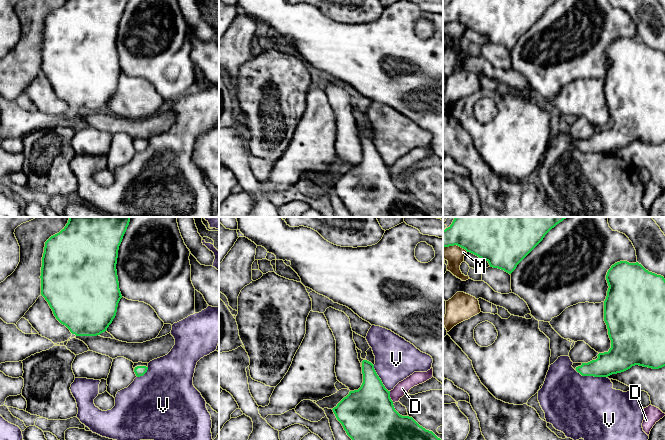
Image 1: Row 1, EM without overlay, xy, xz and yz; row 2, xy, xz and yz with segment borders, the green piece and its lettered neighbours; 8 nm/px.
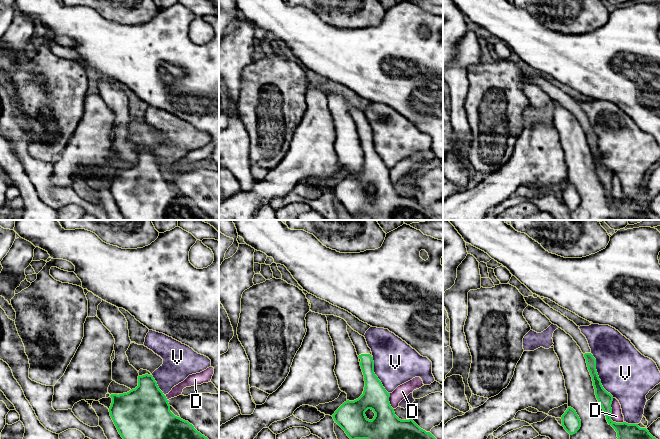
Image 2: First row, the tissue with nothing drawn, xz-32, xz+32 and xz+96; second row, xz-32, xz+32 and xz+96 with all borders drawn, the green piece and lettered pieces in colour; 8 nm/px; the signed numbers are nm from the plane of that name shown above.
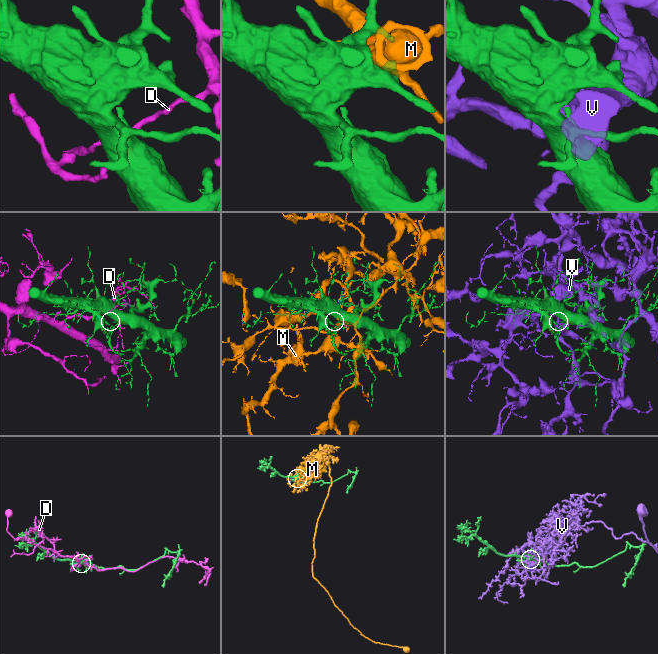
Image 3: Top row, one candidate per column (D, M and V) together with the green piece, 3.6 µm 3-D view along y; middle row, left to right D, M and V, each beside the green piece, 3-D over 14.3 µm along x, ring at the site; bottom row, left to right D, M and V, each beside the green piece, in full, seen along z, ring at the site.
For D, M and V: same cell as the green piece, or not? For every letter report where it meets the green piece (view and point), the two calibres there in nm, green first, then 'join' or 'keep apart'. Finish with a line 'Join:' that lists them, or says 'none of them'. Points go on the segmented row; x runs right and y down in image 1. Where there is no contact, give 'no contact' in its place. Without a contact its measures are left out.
D: meets green in xz at (389, 397); 420 nm thick on the green side, 110 nm on the other; keep apart
M: meets green in yz at (455, 244); 440 nm thick on the green side, 150 nm on the other; keep apart
V: meets green in yz at (591, 375); 200 nm thick on the green side, 480 nm on the other; keep apart
Join: none of them

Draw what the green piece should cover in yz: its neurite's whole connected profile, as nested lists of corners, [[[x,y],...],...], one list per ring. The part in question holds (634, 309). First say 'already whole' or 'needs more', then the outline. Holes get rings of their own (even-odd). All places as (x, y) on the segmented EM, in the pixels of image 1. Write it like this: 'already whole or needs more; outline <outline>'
needs more; outline [[[620,261],[606,275],[607,296],[604,301],[604,321],[611,348],[599,353],[588,363],[573,363],[582,376],[608,377],[639,365],[652,369],[665,366],[665,279],[649,272],[641,264]]]

